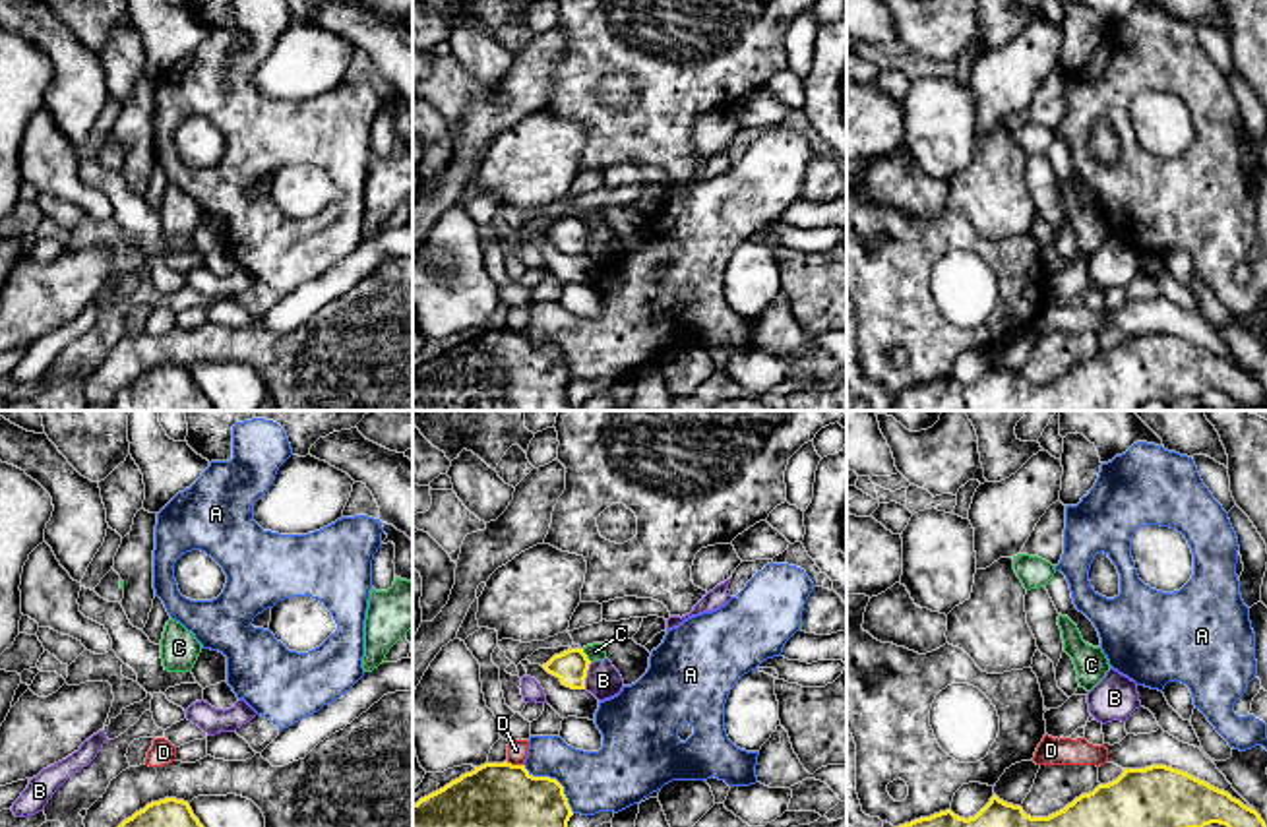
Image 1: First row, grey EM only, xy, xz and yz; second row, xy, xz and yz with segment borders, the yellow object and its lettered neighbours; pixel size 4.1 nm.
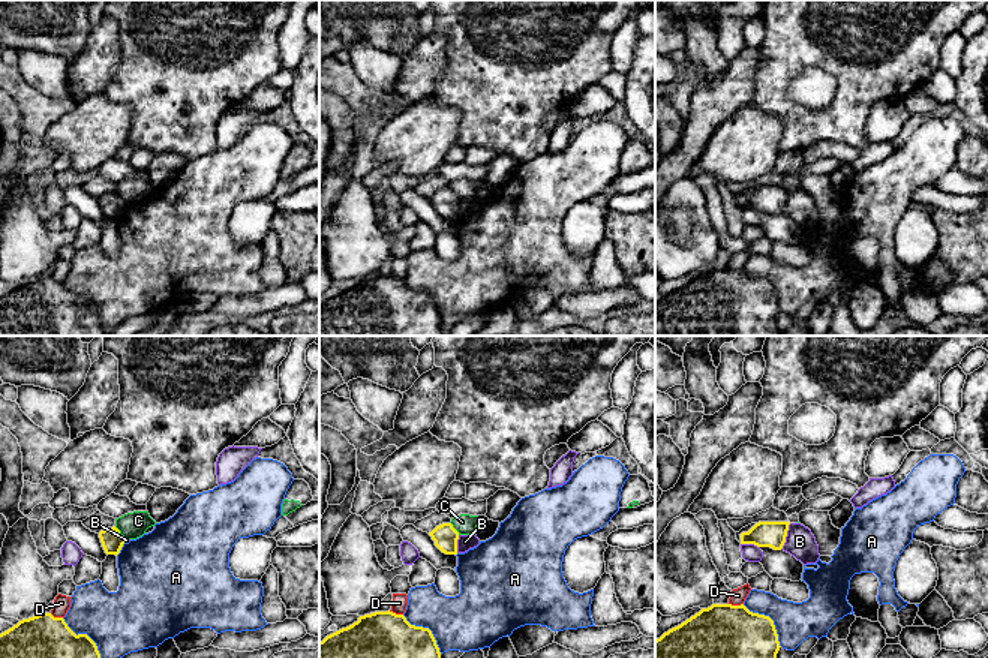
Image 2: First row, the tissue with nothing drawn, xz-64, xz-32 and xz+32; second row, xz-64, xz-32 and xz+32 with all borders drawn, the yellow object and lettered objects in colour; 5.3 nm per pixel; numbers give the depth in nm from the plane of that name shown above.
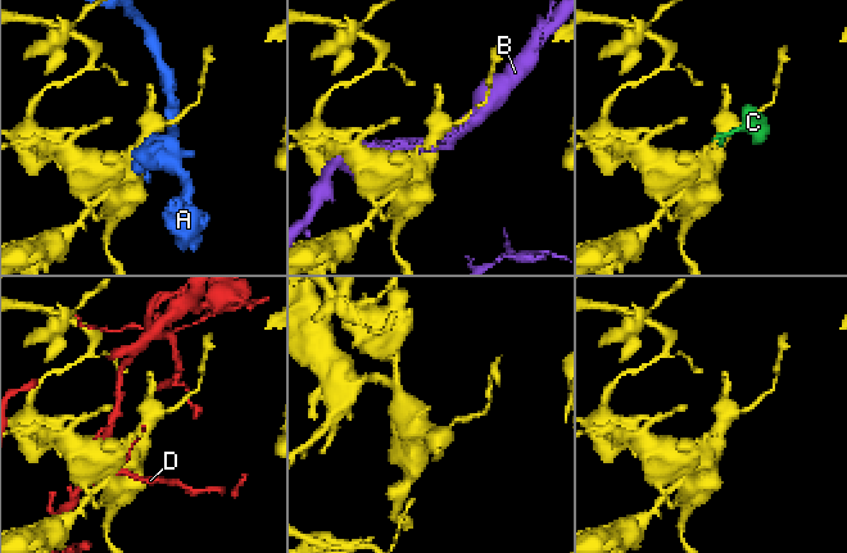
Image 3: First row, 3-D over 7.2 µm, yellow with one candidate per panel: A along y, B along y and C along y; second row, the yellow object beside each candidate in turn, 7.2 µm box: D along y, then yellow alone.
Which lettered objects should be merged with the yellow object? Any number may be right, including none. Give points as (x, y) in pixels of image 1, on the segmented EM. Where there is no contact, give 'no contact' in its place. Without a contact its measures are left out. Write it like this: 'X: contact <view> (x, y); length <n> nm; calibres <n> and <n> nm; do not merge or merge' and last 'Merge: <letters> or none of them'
A: contact xz (555, 779); length 300 nm; calibres 280 and 260 nm; do not merge
B: contact xz (586, 676); length 120 nm; calibres 140 and 150 nm; do not merge
C: contact xz (586, 655); length 70 nm; calibres 140 and 70 nm; do not merge
D: contact xz (514, 765); length 70 nm; calibres 280 and 80 nm; do not merge
Merge: none of them

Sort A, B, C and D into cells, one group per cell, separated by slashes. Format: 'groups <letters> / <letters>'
groups A / B / C / D

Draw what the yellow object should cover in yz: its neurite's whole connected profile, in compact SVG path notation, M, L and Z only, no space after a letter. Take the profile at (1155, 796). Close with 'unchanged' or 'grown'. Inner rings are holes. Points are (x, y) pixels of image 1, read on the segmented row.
M1151 765L1145 769L1124 769L1116 781L1098 784L1093 792L1081 794L1048 817L1031 817L1021 806L1007 804L994 794L974 817L965 819L945 810L899 827L1205 827L1211 823L1267 827L1255 810L1244 806L1228 792L1184 771Z | unchanged

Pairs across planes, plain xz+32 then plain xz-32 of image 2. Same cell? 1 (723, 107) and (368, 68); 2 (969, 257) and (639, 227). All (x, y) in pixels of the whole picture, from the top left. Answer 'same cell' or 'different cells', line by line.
1: different cells
2: same cell

